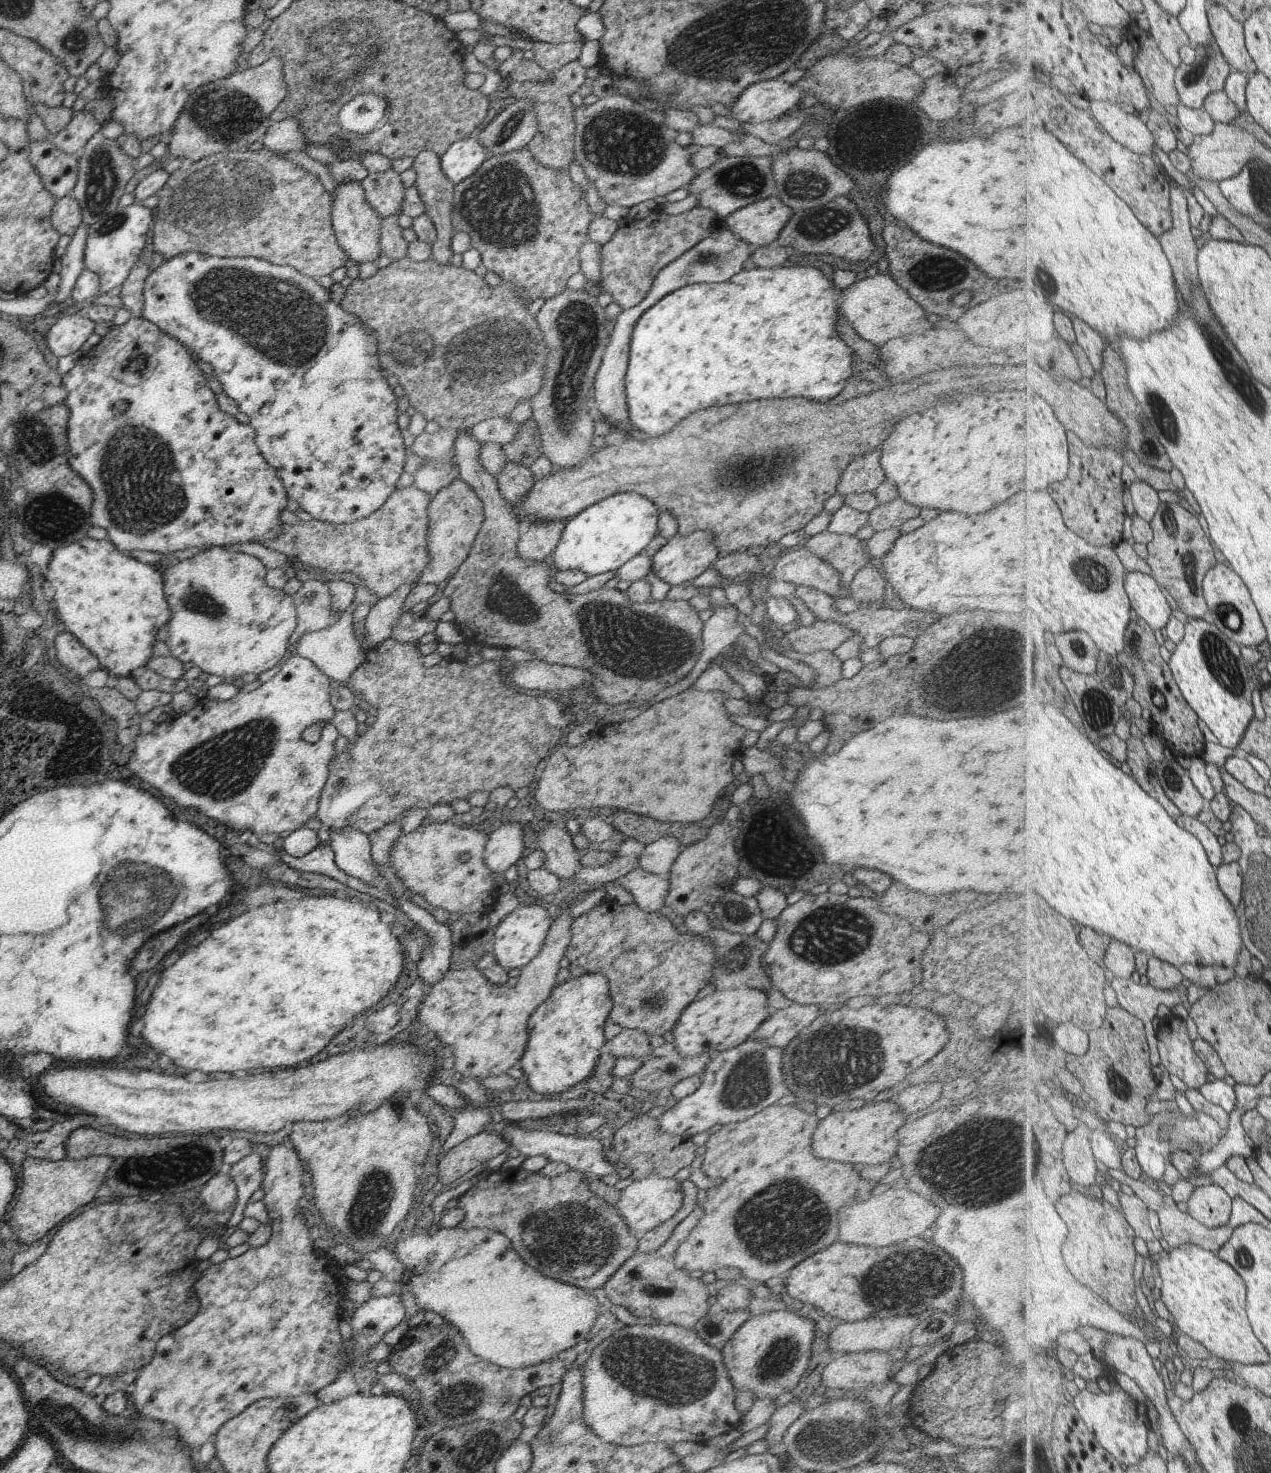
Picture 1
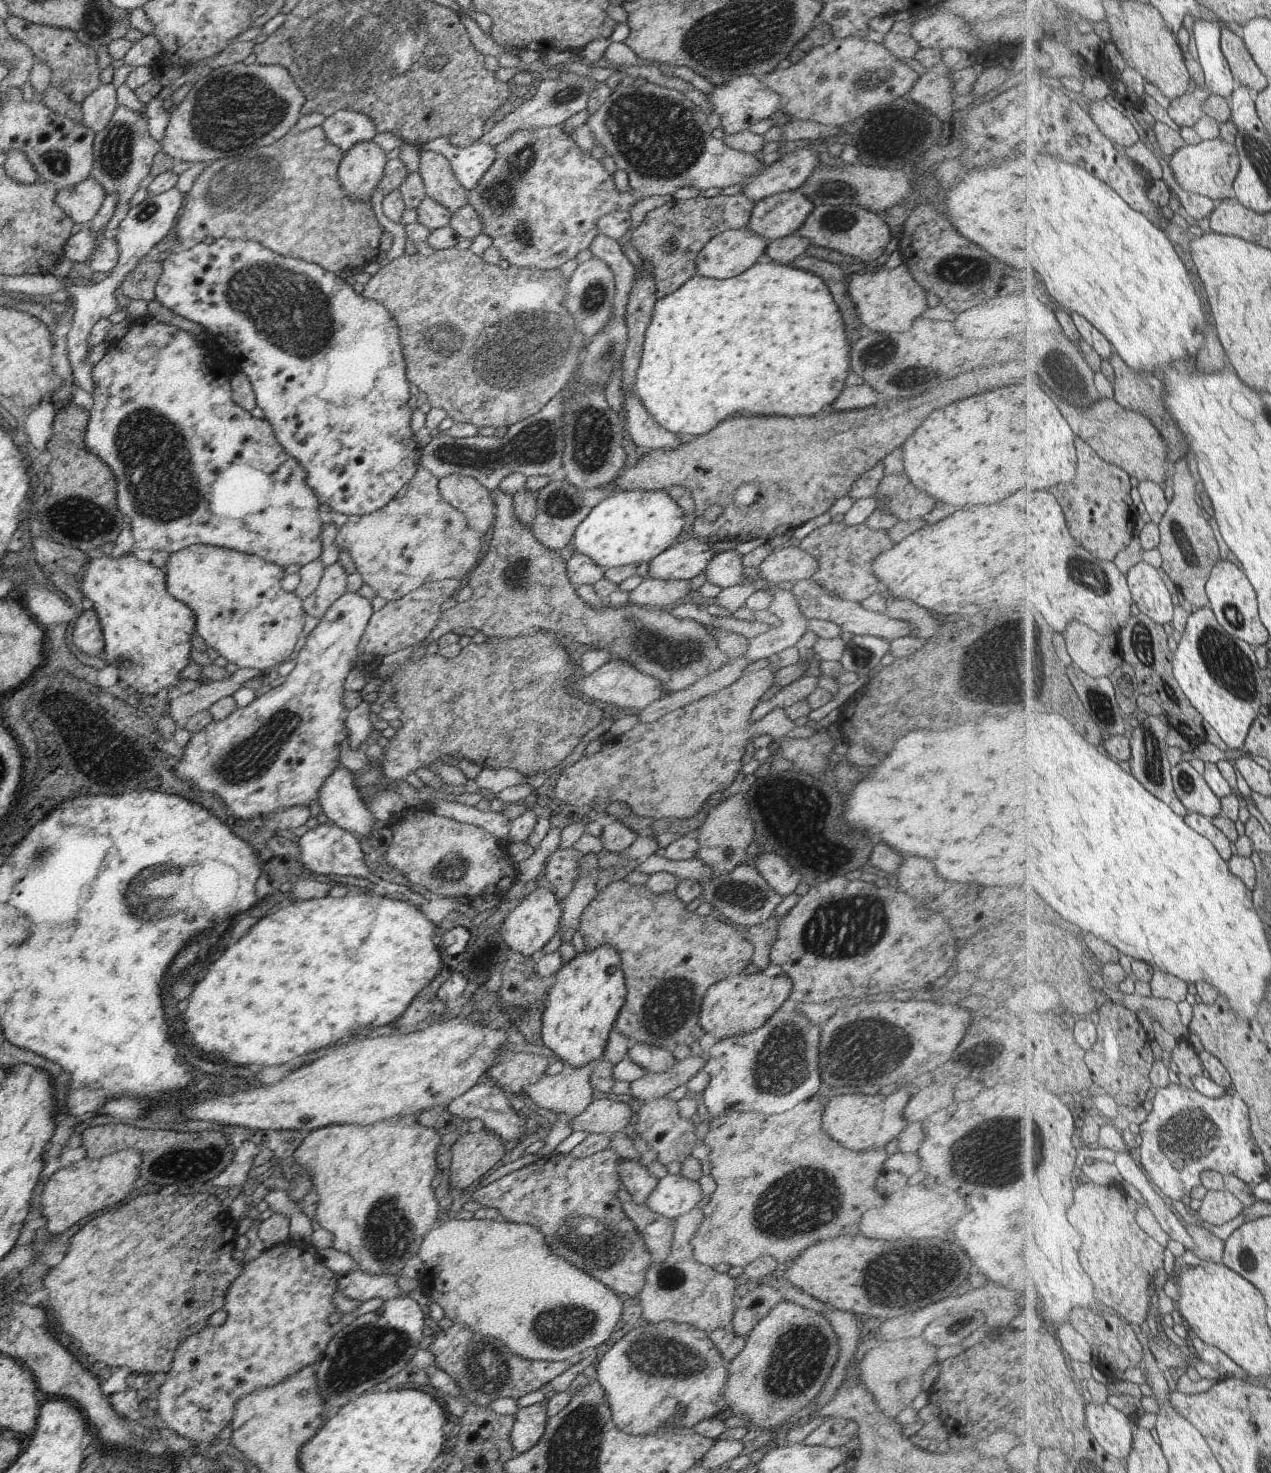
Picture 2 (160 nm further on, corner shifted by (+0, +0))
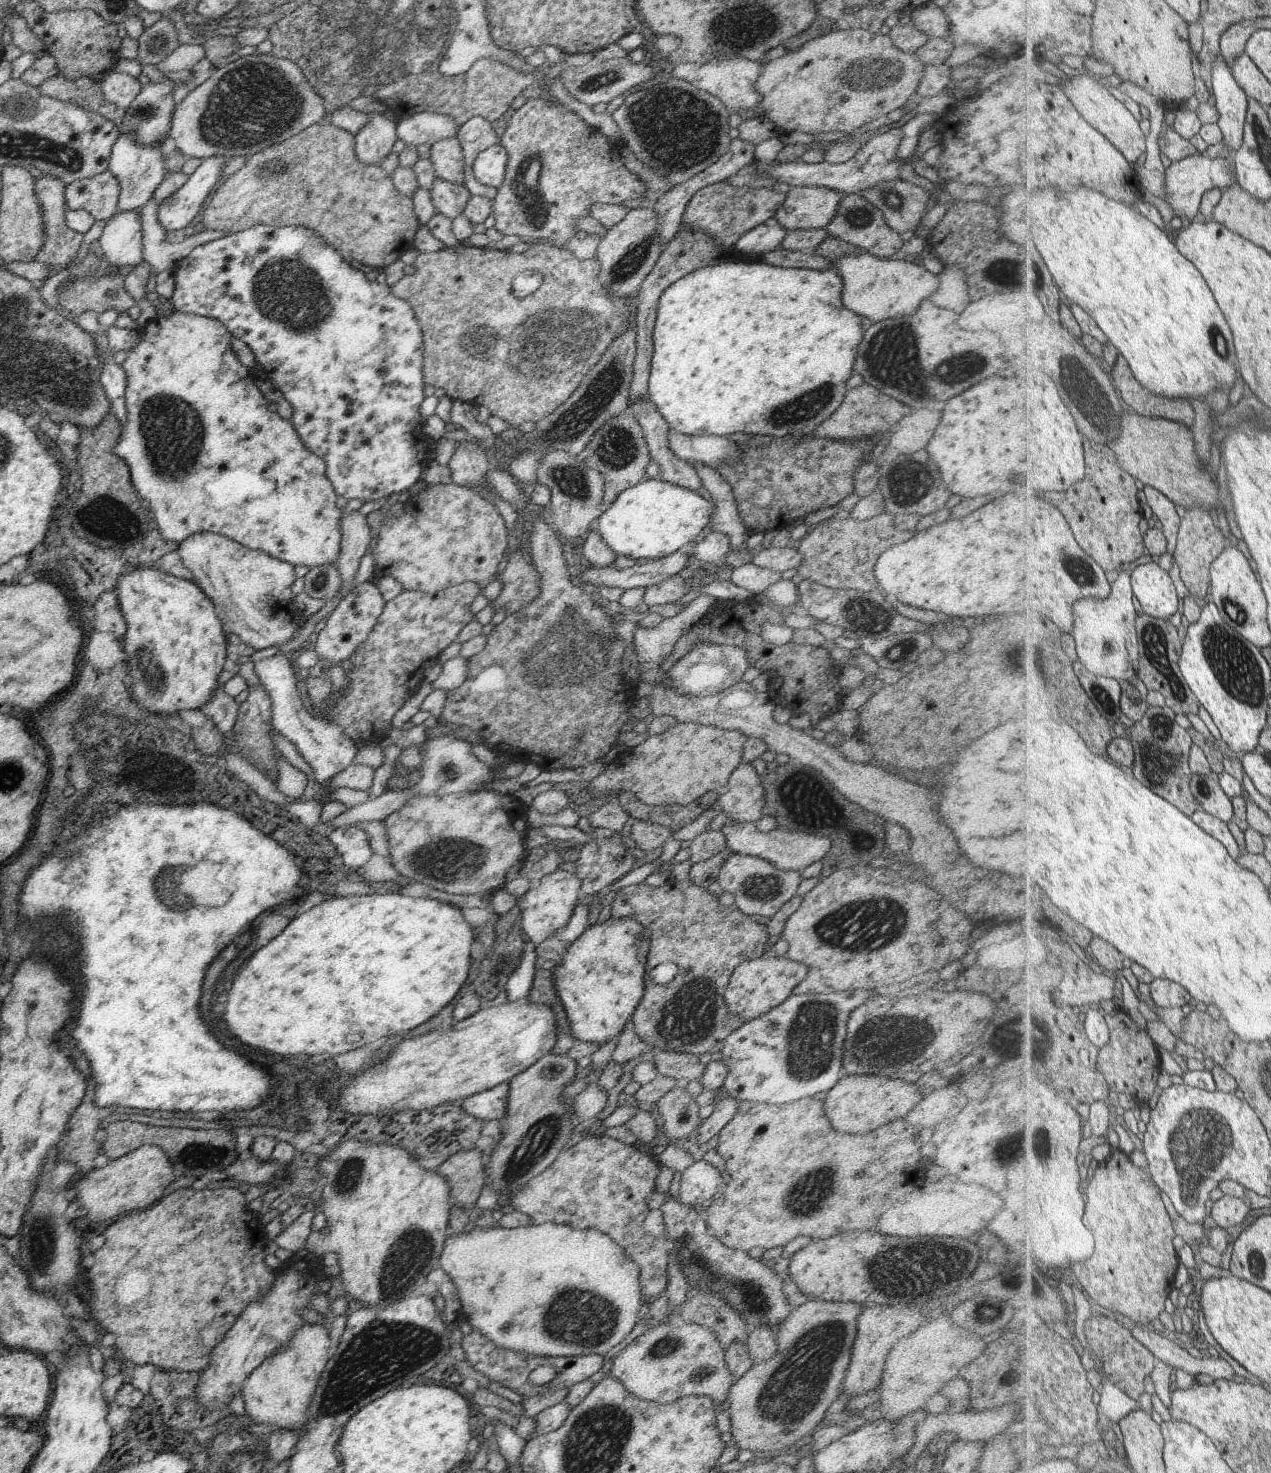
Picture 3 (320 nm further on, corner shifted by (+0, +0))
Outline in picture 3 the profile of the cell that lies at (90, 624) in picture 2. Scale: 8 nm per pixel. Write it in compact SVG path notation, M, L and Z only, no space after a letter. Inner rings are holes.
M113 589L104 590L93 601L92 626L97 632L109 633L121 640L126 631L126 622L119 608L117 593Z

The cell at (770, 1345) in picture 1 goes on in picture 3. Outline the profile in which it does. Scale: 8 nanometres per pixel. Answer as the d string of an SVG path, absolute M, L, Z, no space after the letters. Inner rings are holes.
M809 1297L804 1304L790 1310L790 1313L785 1317L780 1327L775 1329L776 1354L766 1361L758 1363L753 1362L749 1370L740 1379L736 1380L736 1382L732 1382L730 1386L726 1398L729 1402L727 1411L730 1412L731 1415L730 1433L732 1437L730 1443L736 1444L739 1449L747 1449L756 1452L778 1450L795 1443L806 1443L806 1440L813 1432L813 1428L822 1422L823 1414L825 1414L827 1408L831 1406L831 1402L842 1392L842 1380L844 1379L844 1374L846 1373L850 1361L850 1350L856 1335L856 1316L862 1311L861 1308L863 1308L863 1306L861 1306L861 1304L855 1304L853 1300L851 1300L851 1302L823 1301Z

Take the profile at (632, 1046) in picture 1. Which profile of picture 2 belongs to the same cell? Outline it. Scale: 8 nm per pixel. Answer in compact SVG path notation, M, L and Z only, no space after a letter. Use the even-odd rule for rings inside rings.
M637 1042L631 1043L626 1056L647 1073L664 1073L675 1060L669 1049Z

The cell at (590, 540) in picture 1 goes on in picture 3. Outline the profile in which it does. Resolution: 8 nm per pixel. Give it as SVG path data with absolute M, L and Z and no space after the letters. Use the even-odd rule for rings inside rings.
M647 478L619 493L607 510L600 513L593 525L604 545L616 556L653 560L685 549L710 524L713 511L715 506L706 494L681 488L661 478Z

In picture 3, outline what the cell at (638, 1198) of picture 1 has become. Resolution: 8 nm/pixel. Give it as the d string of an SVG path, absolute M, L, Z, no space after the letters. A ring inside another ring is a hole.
M705 1158L695 1160L688 1168L679 1172L674 1179L672 1191L677 1202L693 1206L705 1202L723 1186L721 1174Z

